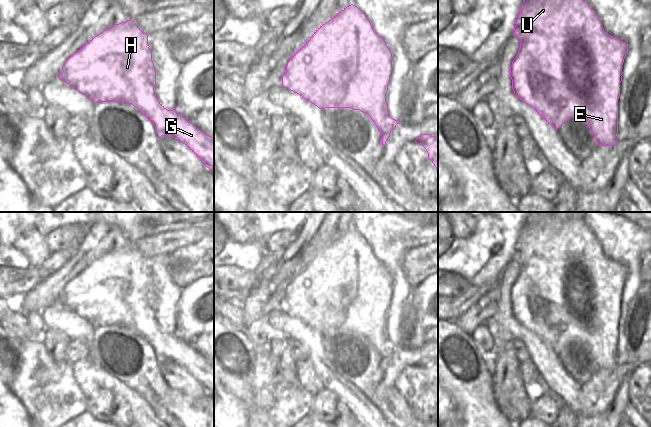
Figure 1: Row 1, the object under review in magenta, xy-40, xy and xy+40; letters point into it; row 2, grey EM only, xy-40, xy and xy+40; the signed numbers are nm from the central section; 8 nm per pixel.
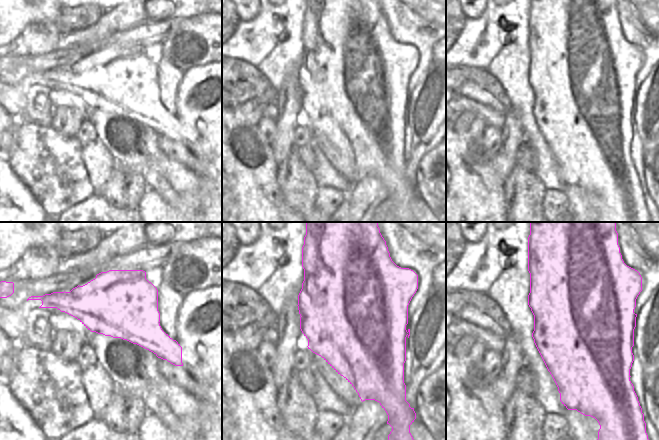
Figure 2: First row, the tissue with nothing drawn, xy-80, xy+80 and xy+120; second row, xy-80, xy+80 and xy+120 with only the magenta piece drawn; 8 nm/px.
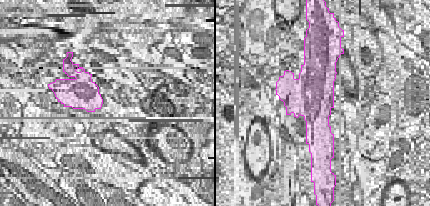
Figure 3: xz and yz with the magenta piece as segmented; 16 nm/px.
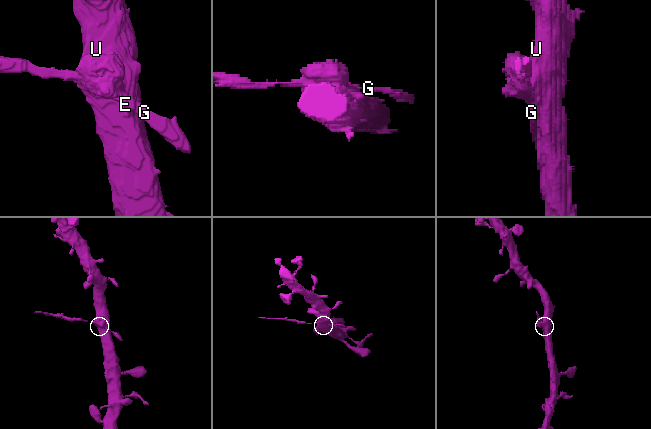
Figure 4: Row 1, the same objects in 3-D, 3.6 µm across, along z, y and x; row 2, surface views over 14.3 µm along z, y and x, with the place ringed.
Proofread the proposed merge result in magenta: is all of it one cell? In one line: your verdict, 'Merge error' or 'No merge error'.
Merge error.

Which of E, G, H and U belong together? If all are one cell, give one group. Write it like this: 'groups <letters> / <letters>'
groups E U / G H

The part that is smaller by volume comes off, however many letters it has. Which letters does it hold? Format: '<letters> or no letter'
G, H

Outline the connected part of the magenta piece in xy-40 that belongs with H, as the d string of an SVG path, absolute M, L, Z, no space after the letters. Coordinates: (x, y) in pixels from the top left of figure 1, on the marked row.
M133 40L130 51L127 56L109 56L103 62L95 62L83 70L77 72L69 72L67 74L62 71L58 78L63 82L69 84L72 88L85 95L91 97L95 95L99 98L121 98L124 94L130 100L128 104L132 104L139 109L144 116L154 125L155 131L160 138L161 136L171 136L183 144L185 144L203 163L214 172L214 137L211 137L194 124L189 122L186 118L181 116L176 107L173 110L167 110L155 97L151 96L148 91L148 83L152 81L148 75L148 67L150 61L147 58L150 55L150 48L145 40Z

